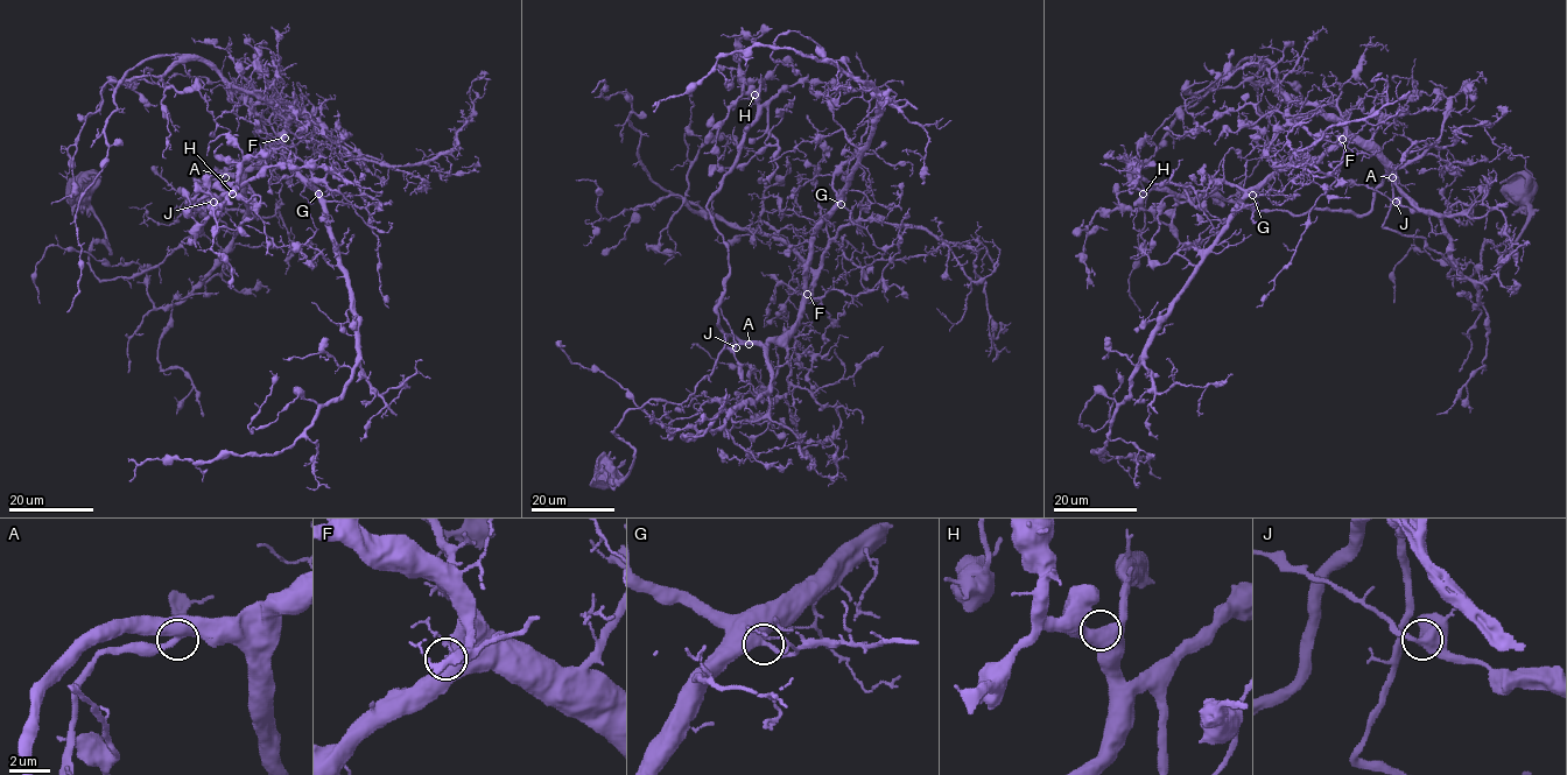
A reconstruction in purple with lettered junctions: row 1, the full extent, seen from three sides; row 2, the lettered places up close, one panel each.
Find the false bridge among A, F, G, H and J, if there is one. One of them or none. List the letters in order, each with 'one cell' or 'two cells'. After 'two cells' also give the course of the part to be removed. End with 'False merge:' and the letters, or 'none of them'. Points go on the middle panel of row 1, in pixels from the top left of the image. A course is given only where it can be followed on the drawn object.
A: one cell
F: one cell
G: one cell
H: one cell
J: one cell
False merge: none of them

